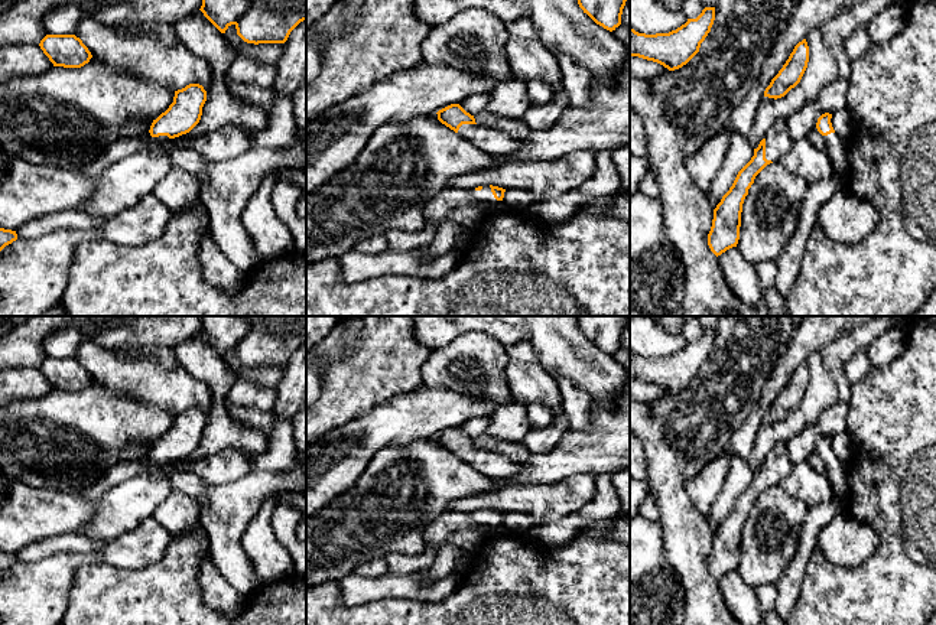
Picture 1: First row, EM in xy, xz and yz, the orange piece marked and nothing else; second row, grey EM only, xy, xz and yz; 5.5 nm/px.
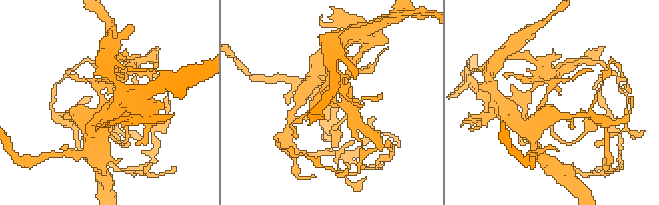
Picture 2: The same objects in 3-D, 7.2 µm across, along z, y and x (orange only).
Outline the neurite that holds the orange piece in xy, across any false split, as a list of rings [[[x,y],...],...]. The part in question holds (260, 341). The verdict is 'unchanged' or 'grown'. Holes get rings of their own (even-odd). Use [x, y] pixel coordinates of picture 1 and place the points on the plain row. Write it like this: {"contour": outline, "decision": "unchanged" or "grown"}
{"contour": [[[202,316],[199,333],[221,357],[234,348],[247,367],[285,367],[290,355],[306,344],[306,316]]], "decision": "unchanged"}

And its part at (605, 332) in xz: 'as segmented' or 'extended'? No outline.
as segmented

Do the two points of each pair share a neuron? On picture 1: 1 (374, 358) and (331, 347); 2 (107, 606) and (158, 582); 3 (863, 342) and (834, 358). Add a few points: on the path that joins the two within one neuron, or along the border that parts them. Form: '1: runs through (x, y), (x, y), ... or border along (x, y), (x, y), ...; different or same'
1: border along (361, 331), (357, 342), (334, 361), (324, 376); different
2: runs through (120, 601), (124, 596), (142, 596), (145, 593); same
3: runs through (855, 342), (851, 342), (841, 351); same

